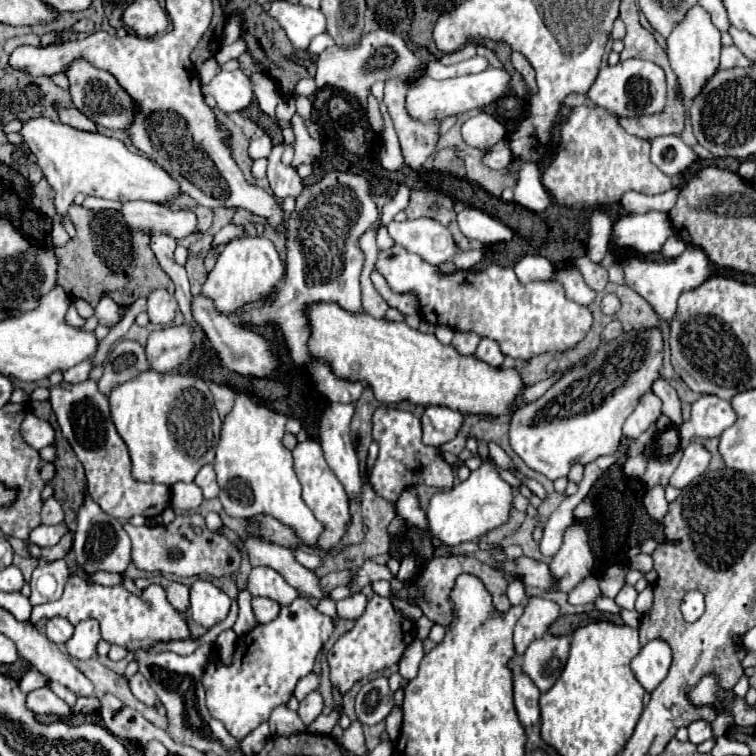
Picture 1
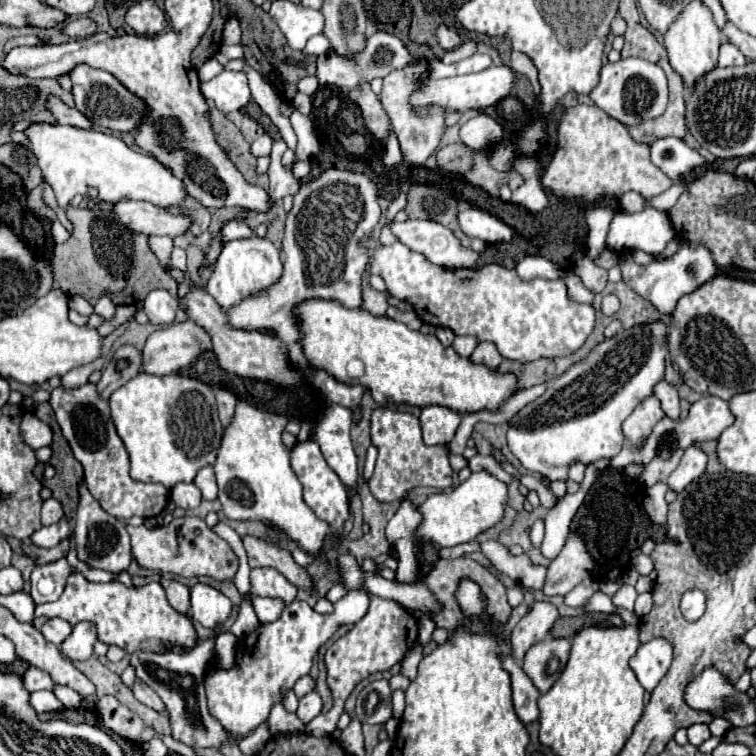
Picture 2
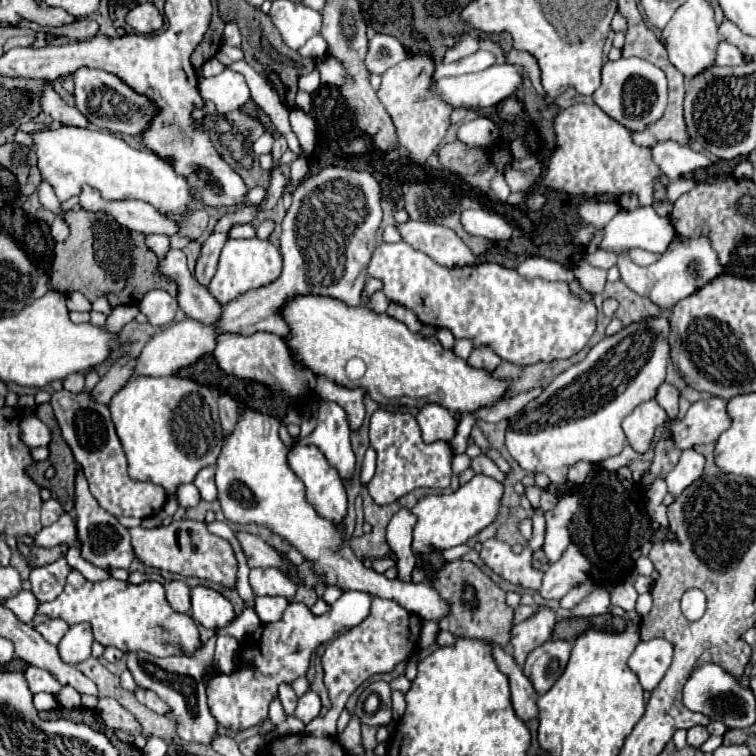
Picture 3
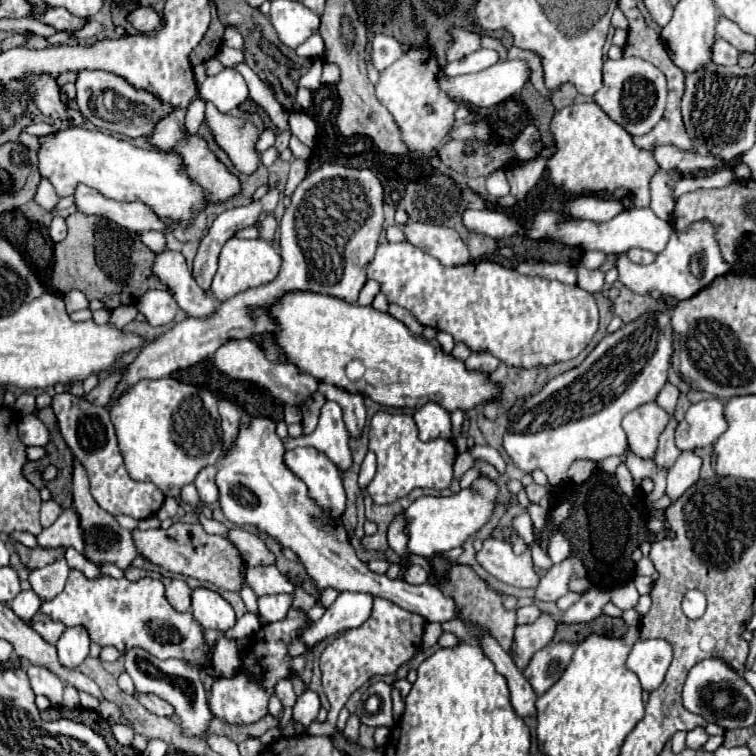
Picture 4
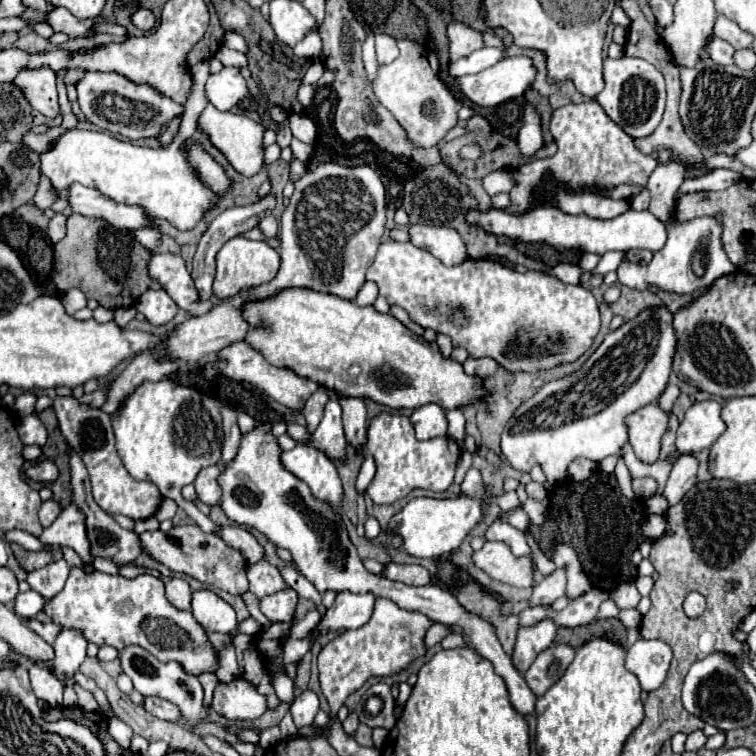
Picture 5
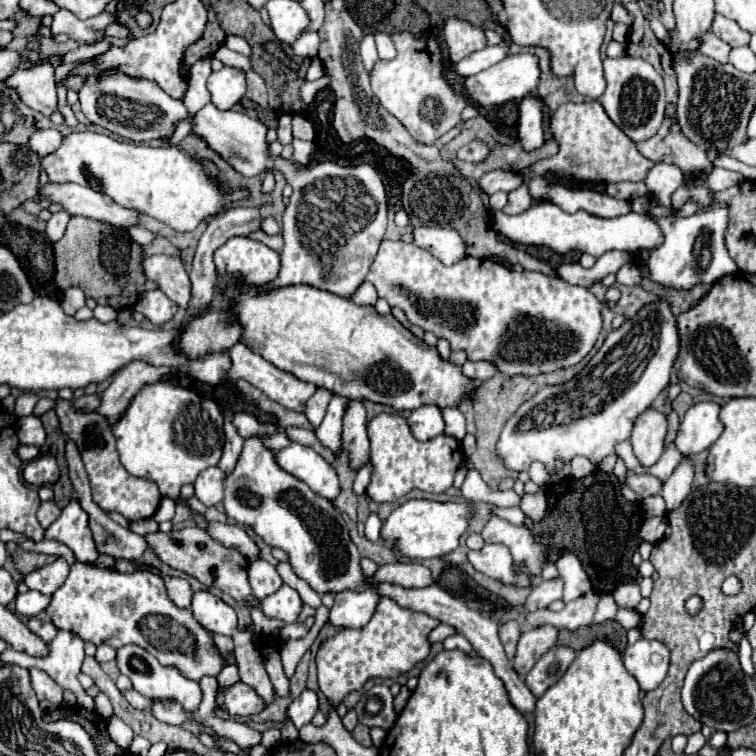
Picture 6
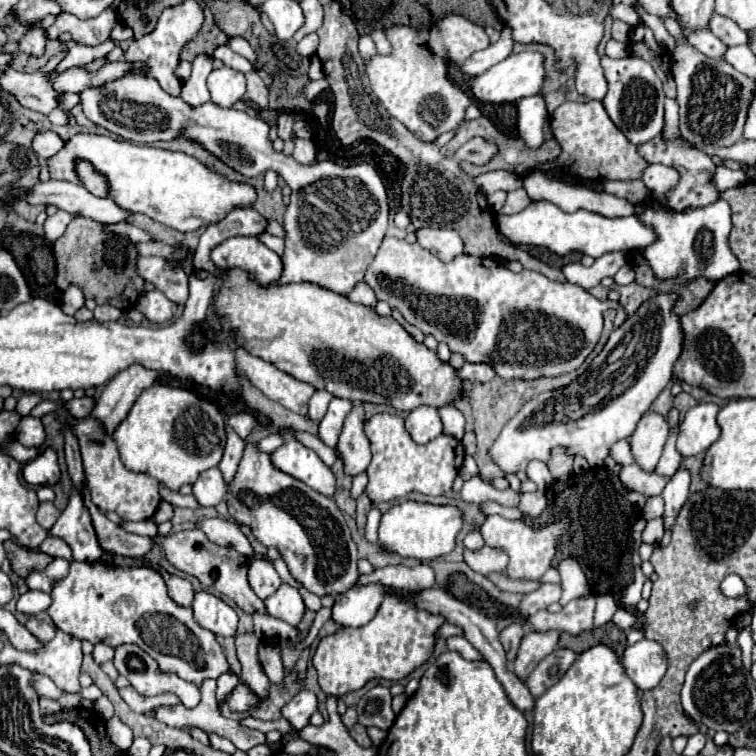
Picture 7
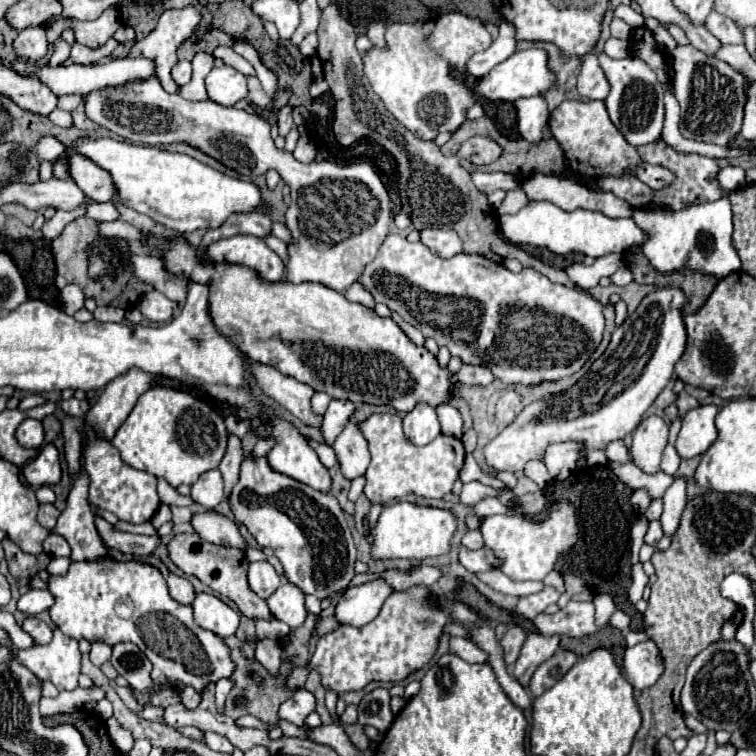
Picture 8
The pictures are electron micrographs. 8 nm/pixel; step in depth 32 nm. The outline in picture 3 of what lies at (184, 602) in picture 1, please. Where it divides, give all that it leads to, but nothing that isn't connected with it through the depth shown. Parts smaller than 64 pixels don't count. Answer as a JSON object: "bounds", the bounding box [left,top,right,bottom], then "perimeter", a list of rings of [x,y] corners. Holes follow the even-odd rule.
{"bounds":[164,580,190,612],"perimeter":[[[164,580],[166,598],[176,612],[190,612],[190,588],[182,580]]]}

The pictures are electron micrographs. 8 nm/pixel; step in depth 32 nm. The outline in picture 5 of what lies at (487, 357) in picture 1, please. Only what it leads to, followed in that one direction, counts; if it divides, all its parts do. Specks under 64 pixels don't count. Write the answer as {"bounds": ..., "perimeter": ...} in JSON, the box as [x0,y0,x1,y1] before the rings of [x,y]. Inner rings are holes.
{"bounds":[464,358,498,380],"perimeter":[[[468,358],[464,362],[464,372],[470,376],[478,376],[482,380],[492,376],[492,372],[496,372],[496,368],[498,368],[498,364],[492,358],[478,358],[478,360]]]}

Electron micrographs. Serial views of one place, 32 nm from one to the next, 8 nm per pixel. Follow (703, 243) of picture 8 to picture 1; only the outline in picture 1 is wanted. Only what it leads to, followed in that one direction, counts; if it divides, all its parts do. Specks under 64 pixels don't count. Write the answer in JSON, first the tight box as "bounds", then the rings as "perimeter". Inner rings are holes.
{"bounds":[621,246,712,320],"perimeter":[[[686,246],[680,256],[676,256],[672,262],[638,262],[636,258],[626,259],[621,263],[624,271],[624,282],[638,292],[644,300],[652,304],[652,308],[658,312],[660,318],[672,320],[676,312],[676,300],[682,292],[698,288],[702,282],[706,282],[712,274],[712,264],[704,248]]]}

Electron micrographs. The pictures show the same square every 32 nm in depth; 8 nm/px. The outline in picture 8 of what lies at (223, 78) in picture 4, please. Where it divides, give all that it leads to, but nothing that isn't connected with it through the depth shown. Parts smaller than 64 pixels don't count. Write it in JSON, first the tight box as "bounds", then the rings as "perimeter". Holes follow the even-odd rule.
{"bounds":[204,66,248,106],"perimeter":[[[232,66],[212,68],[210,74],[204,80],[208,98],[212,102],[218,102],[222,106],[234,106],[236,102],[244,100],[248,96],[246,88],[246,76],[234,70]]]}

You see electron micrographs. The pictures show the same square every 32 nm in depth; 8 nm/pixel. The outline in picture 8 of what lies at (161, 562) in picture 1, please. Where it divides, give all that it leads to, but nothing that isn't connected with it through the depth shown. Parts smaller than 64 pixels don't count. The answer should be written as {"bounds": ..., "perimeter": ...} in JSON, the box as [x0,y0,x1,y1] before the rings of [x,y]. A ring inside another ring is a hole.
{"bounds":[168,532,274,620],"perimeter":[[[192,532],[192,534],[178,534],[178,536],[174,536],[174,540],[168,544],[168,550],[170,550],[170,558],[174,560],[174,564],[180,570],[184,570],[186,574],[196,576],[200,582],[204,582],[212,590],[216,590],[222,596],[230,598],[240,608],[240,612],[246,618],[250,618],[250,620],[274,620],[266,600],[258,598],[250,590],[248,580],[246,580],[248,560],[246,560],[244,552],[240,552],[238,548],[234,550],[234,548],[224,548],[224,546],[210,544],[210,542],[202,540],[196,532]]]}

